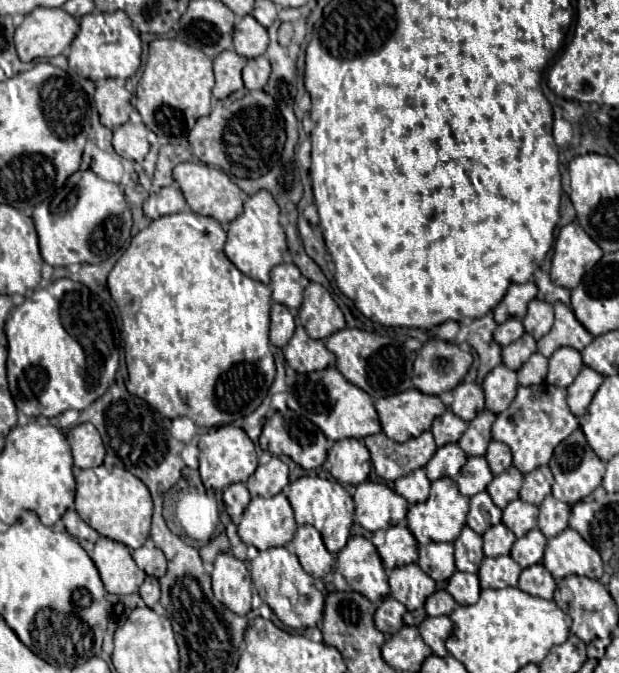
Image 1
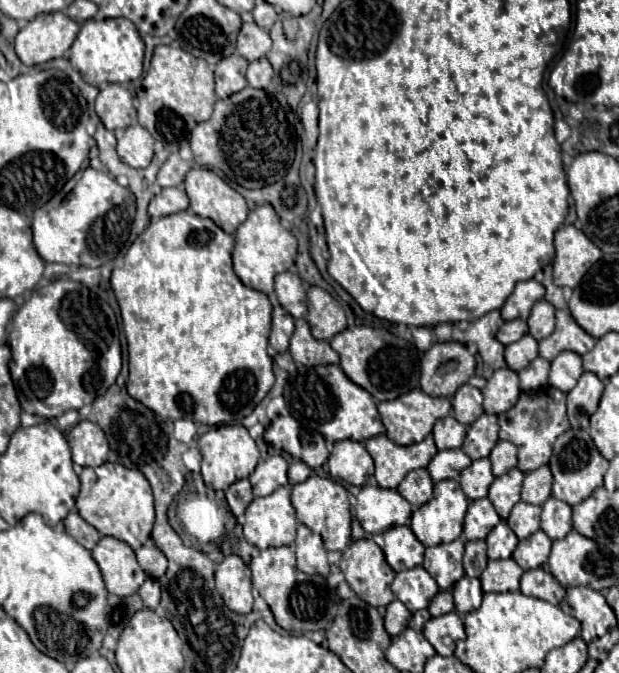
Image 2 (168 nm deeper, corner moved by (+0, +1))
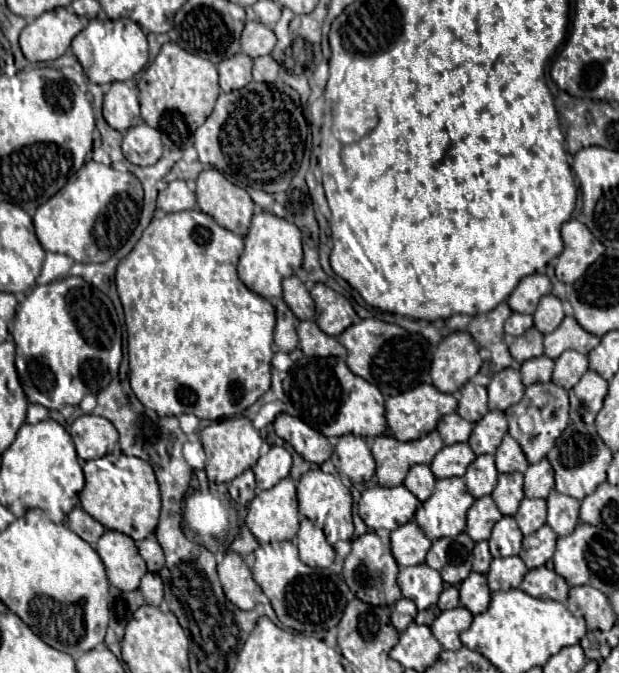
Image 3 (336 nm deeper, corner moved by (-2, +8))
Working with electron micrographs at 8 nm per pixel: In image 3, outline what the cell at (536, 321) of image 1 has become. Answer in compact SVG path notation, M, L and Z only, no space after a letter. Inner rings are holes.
M545 295L545 297L539 301L537 311L533 313L535 327L537 327L541 333L551 333L553 329L557 329L559 323L563 321L563 317L565 317L565 313L563 313L563 303L561 303L555 295Z

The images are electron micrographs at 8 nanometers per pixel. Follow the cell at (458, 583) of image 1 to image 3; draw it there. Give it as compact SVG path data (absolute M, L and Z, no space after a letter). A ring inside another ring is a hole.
M471 573L461 585L459 585L459 593L461 593L461 605L467 607L473 615L483 613L489 607L491 601L491 589L485 581L485 575L481 573Z

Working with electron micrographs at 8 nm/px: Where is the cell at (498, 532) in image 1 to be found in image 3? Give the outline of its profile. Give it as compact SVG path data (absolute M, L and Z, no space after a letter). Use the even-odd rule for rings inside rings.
M503 517L493 527L493 533L489 537L489 547L493 557L511 557L517 555L521 549L523 533L517 527L515 517Z

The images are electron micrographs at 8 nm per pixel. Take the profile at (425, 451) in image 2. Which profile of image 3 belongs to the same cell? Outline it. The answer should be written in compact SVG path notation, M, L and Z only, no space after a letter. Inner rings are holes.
M437 431L415 439L415 441L397 441L395 437L381 435L371 443L371 451L377 463L377 481L383 487L401 485L407 471L419 463L431 463L435 453L443 447L443 441Z

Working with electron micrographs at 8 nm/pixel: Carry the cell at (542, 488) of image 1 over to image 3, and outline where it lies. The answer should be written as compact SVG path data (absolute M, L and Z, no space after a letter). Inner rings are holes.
M547 459L529 465L529 469L525 471L525 497L545 499L553 487L555 487L553 469Z

